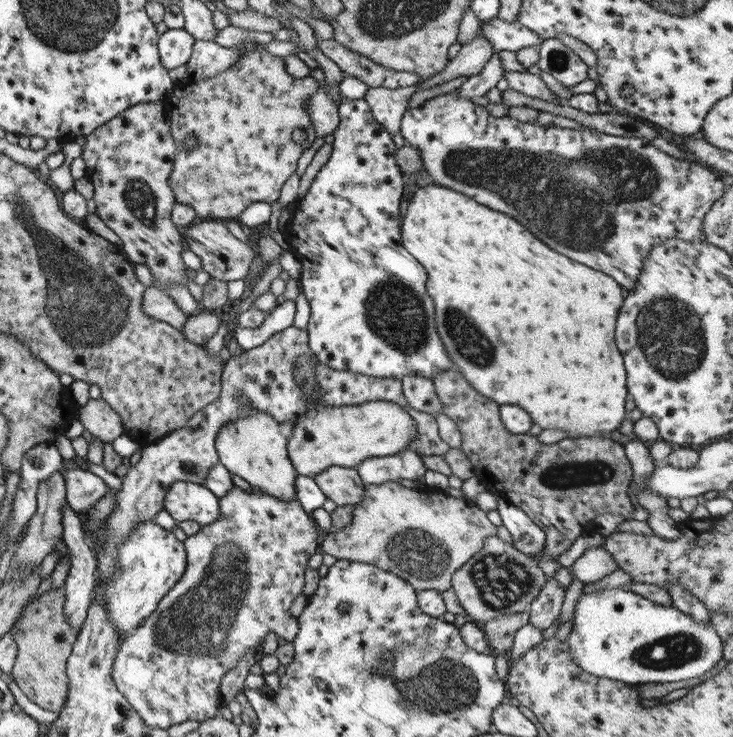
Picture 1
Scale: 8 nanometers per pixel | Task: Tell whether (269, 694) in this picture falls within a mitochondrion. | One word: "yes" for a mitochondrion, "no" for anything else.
no

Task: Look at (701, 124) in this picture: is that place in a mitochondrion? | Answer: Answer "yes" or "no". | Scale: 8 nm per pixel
no

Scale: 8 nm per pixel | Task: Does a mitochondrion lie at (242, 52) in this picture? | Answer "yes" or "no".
no

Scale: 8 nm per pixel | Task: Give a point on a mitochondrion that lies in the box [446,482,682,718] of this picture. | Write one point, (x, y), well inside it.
(500, 582)

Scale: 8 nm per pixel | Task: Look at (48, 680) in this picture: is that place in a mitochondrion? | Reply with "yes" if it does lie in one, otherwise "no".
no

